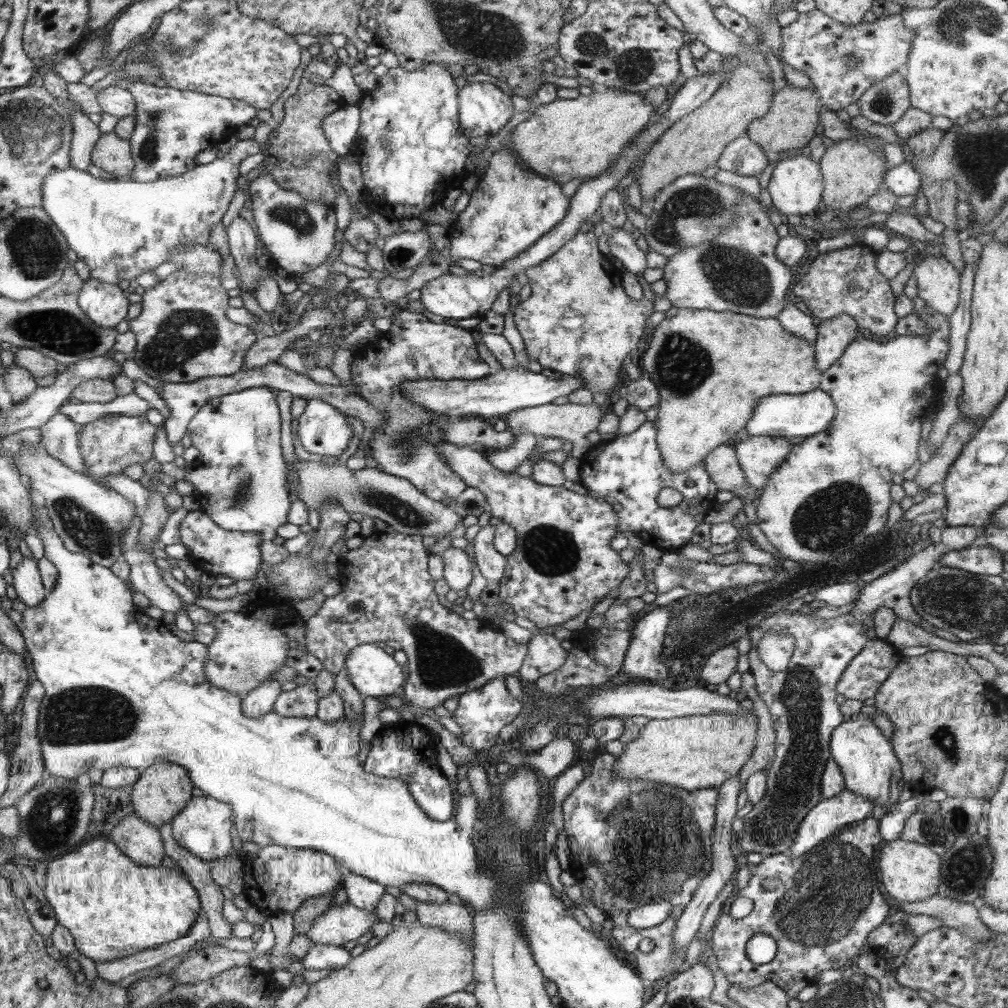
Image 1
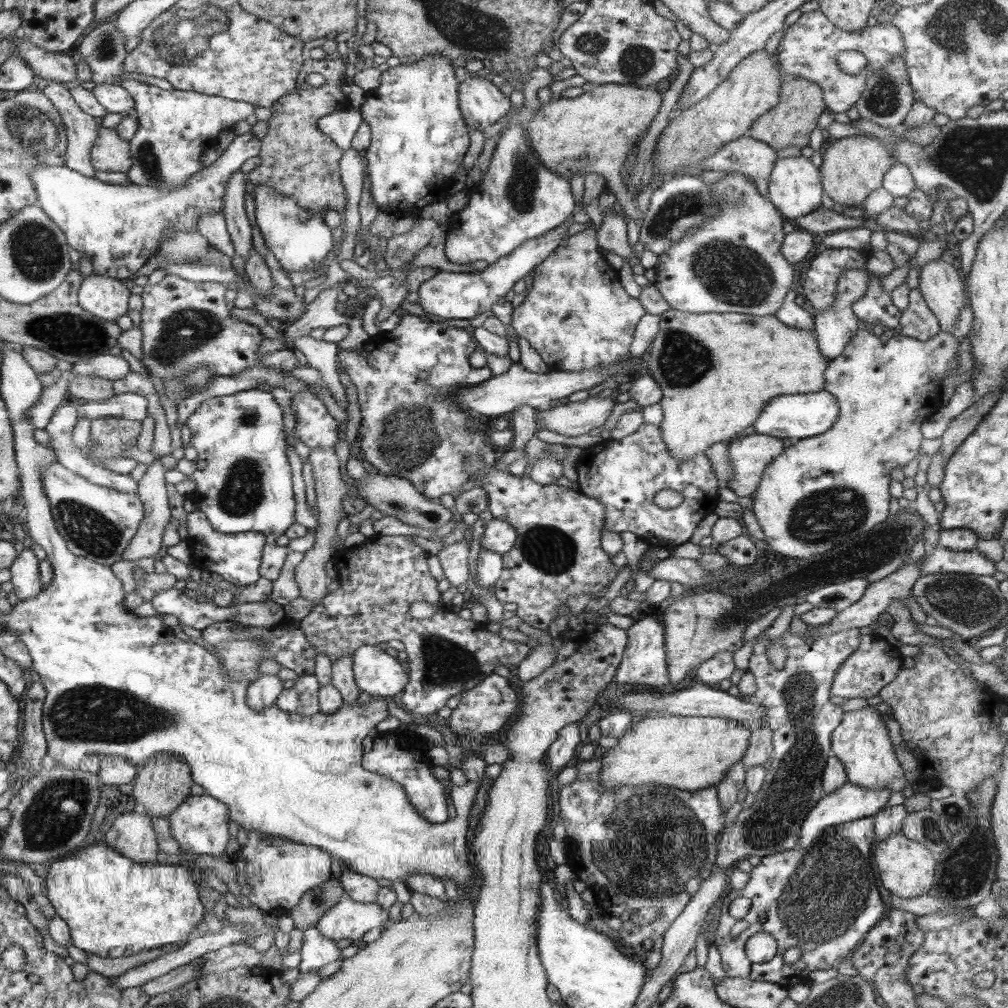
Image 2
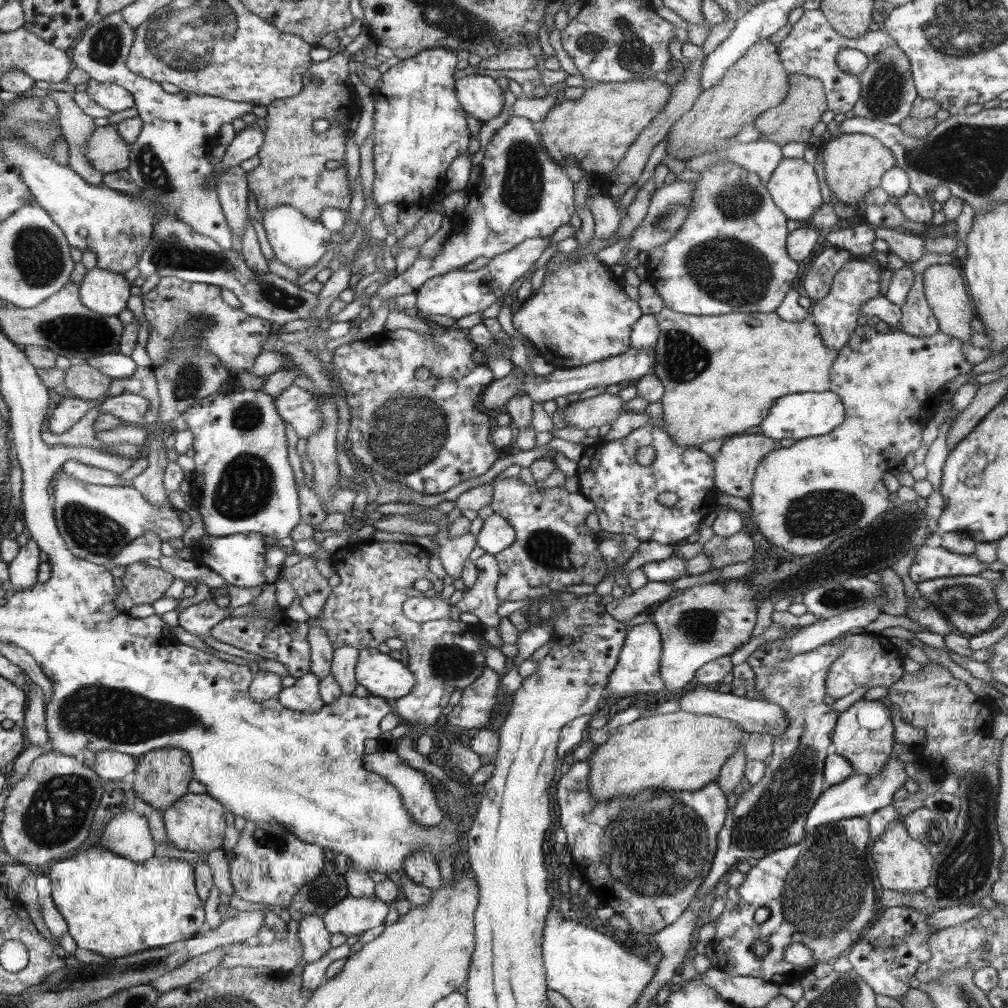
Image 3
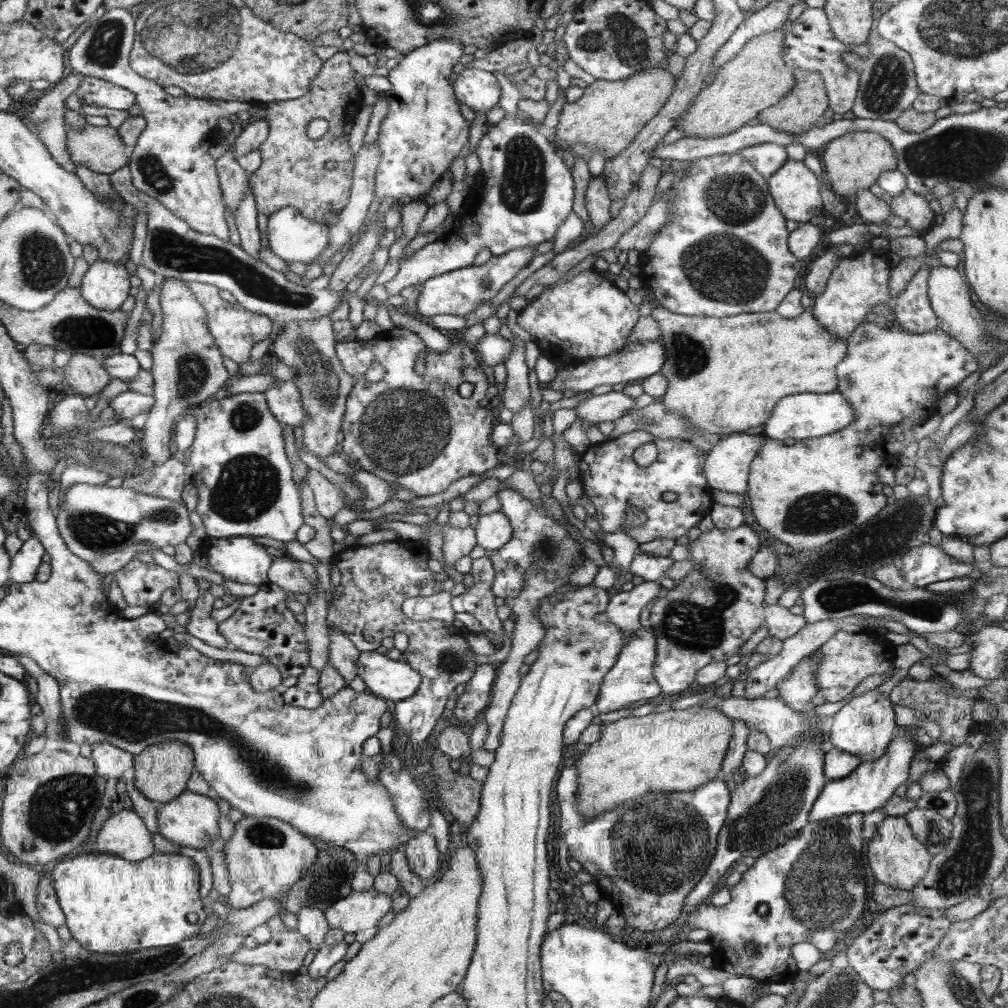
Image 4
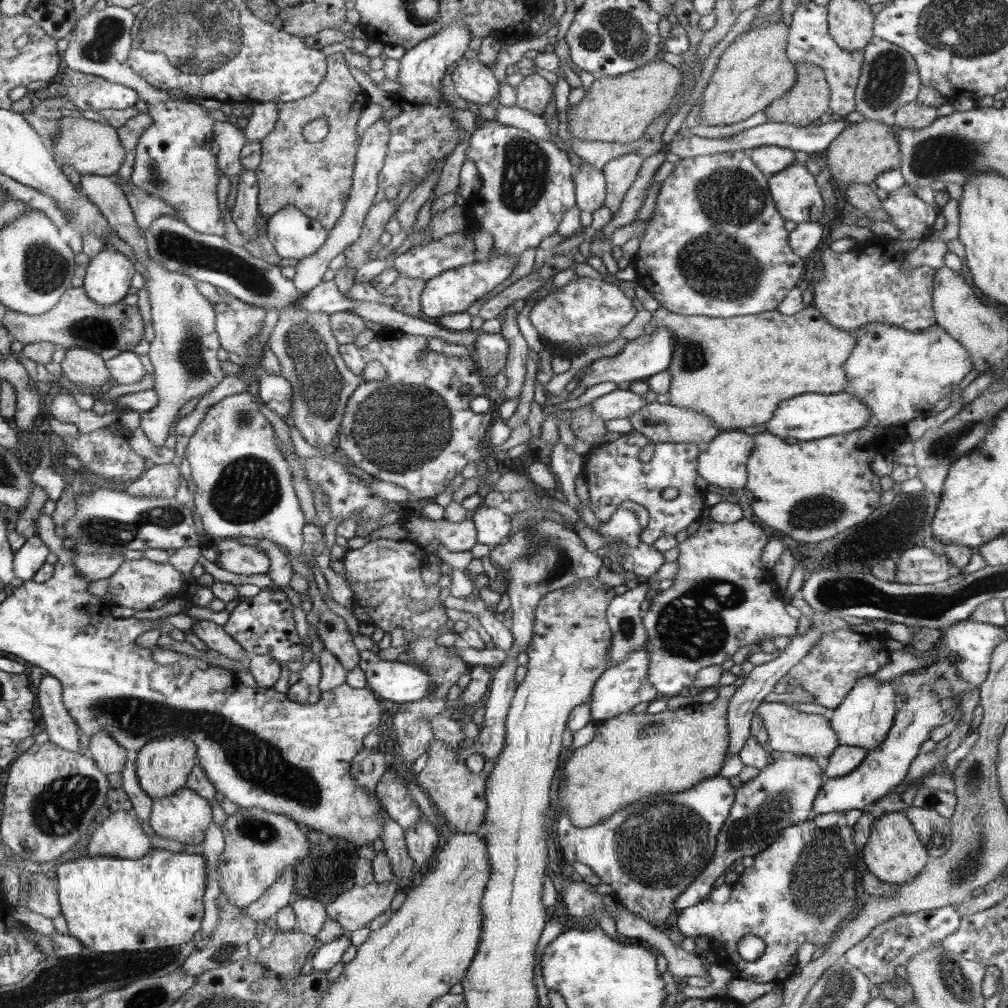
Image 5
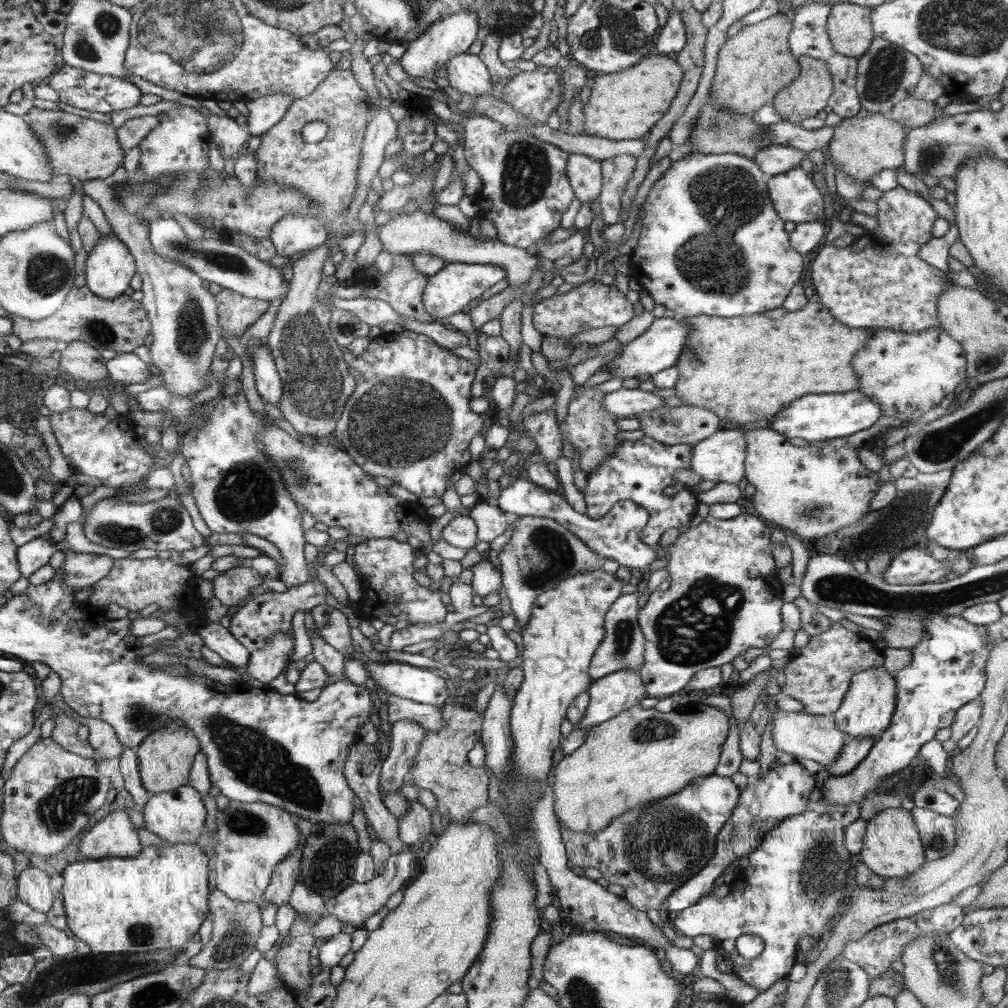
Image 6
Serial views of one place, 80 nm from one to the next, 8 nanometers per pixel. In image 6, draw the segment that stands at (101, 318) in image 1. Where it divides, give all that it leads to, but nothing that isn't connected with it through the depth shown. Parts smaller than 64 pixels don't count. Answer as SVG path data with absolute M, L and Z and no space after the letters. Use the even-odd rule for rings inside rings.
M100 234L100 241L87 255L86 286L104 300L117 299L122 296L126 292L126 288L130 286L130 280L136 274L137 267L134 266L135 257L126 248L125 242L114 234L107 237L102 237Z

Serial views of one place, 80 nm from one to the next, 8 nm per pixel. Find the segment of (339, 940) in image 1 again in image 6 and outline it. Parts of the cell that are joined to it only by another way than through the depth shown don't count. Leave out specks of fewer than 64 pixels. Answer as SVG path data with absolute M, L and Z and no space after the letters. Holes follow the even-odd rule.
M405 846L400 854L391 854L385 868L376 874L372 880L364 883L353 882L342 892L325 899L328 915L334 916L339 922L360 928L366 918L370 918L376 912L379 913L386 906L388 898L394 892L398 892L408 884L406 878L412 874L412 858L414 858L414 848L411 846Z

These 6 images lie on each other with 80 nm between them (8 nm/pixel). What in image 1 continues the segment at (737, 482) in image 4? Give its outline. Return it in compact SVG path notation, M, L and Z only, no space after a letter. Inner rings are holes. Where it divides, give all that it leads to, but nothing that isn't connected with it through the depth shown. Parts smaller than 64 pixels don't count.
M752 436L745 442L732 443L748 486L757 491L766 487L770 475L792 452L792 442L779 437Z

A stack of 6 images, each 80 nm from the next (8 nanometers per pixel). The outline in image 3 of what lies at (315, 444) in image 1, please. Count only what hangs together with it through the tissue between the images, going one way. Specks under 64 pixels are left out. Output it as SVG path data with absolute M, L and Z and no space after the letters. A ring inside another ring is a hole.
M293 384L274 400L282 418L292 425L298 437L306 440L325 424L323 412L310 391Z

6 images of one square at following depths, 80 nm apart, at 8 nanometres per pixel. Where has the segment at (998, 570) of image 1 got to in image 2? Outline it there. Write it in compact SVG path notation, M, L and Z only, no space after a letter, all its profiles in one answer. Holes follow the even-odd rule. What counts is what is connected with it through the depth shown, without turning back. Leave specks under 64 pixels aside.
M977 546L967 551L928 547L924 558L920 565L920 576L941 572L993 576L997 571L994 561L980 552Z

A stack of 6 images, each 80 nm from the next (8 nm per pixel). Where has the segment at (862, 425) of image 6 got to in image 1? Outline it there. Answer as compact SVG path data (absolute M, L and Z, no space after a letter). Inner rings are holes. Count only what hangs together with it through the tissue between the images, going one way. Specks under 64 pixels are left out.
M820 388L797 395L766 396L761 398L754 407L754 412L747 420L745 428L750 437L810 438L830 427L836 411L837 406L833 398Z

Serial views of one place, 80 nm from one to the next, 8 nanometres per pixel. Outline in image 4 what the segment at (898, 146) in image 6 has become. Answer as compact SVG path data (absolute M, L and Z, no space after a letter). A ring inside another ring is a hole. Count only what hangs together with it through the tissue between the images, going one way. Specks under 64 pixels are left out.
M865 130L849 132L826 143L826 148L822 152L822 160L824 160L824 168L826 168L823 178L829 184L830 189L841 196L845 202L854 200L855 194L863 188L869 189L883 172L897 168L895 149L892 148L892 145L884 140L879 132L866 132Z

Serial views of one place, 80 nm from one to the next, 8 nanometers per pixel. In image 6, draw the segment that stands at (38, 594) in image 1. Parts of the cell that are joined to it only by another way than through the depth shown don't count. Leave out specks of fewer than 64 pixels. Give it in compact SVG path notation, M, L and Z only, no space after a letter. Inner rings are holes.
M38 537L17 548L22 577L28 579L36 570L48 564L50 557L57 551L57 545L50 540Z

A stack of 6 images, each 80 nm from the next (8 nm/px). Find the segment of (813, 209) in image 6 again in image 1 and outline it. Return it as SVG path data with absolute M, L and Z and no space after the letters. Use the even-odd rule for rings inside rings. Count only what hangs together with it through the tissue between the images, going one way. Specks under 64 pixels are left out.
M803 154L778 161L771 174L767 191L771 196L773 208L785 217L788 214L813 216L820 204L824 179L819 164Z

